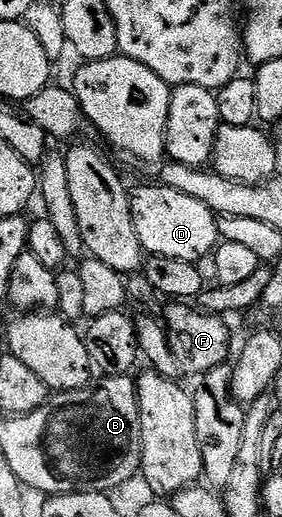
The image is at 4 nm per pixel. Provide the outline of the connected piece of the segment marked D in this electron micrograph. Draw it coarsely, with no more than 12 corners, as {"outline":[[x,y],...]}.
{"outline":[[133,187],[135,233],[149,255],[198,263],[219,242],[203,201]]}

